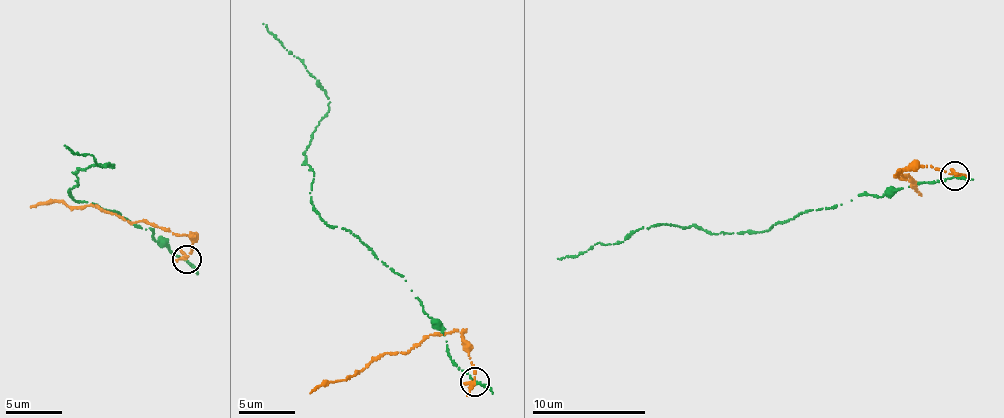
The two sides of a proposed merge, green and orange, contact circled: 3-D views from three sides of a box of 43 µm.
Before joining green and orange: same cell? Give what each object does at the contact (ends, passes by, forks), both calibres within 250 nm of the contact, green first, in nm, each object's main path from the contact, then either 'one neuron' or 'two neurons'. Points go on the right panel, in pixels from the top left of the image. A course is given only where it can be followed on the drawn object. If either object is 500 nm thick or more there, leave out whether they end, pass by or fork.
green passes by; orange passes by; 170 nm thick on the green side, 240 nm on the other; green runs (955, 175), (771, 229), (714, 234), (651, 226), (558, 258); orange runs (955, 175), (913, 166), (895, 177), (906, 177), (899, 180), (908, 174), (915, 181), (910, 184), (921, 195); two neurons

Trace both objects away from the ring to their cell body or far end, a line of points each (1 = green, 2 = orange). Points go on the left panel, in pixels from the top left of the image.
1: (185, 259), (69, 193), (79, 186), (78, 167), (113, 167), (65, 145)
2: (185, 259), (195, 238), (188, 235), (132, 222), (90, 204), (67, 204), (51, 200), (30, 207)

